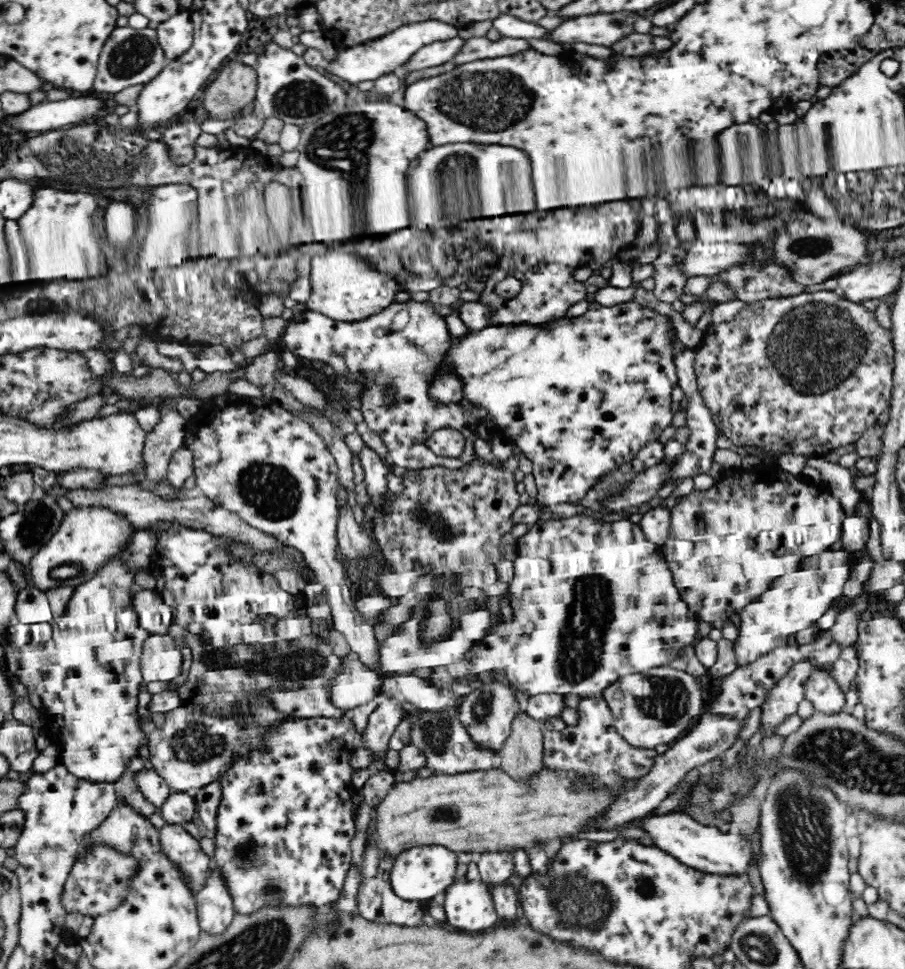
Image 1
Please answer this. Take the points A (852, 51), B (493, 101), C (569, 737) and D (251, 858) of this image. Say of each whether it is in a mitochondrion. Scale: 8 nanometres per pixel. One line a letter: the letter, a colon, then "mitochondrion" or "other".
A: other
B: mitochondrion
C: other
D: mitochondrion

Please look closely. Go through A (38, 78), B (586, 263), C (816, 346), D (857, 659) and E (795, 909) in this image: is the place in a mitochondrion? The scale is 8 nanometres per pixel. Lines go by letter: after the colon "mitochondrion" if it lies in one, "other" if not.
A: other
B: other
C: mitochondrion
D: other
E: other

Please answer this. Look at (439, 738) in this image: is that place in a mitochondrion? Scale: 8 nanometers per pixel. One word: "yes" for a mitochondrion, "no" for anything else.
yes

